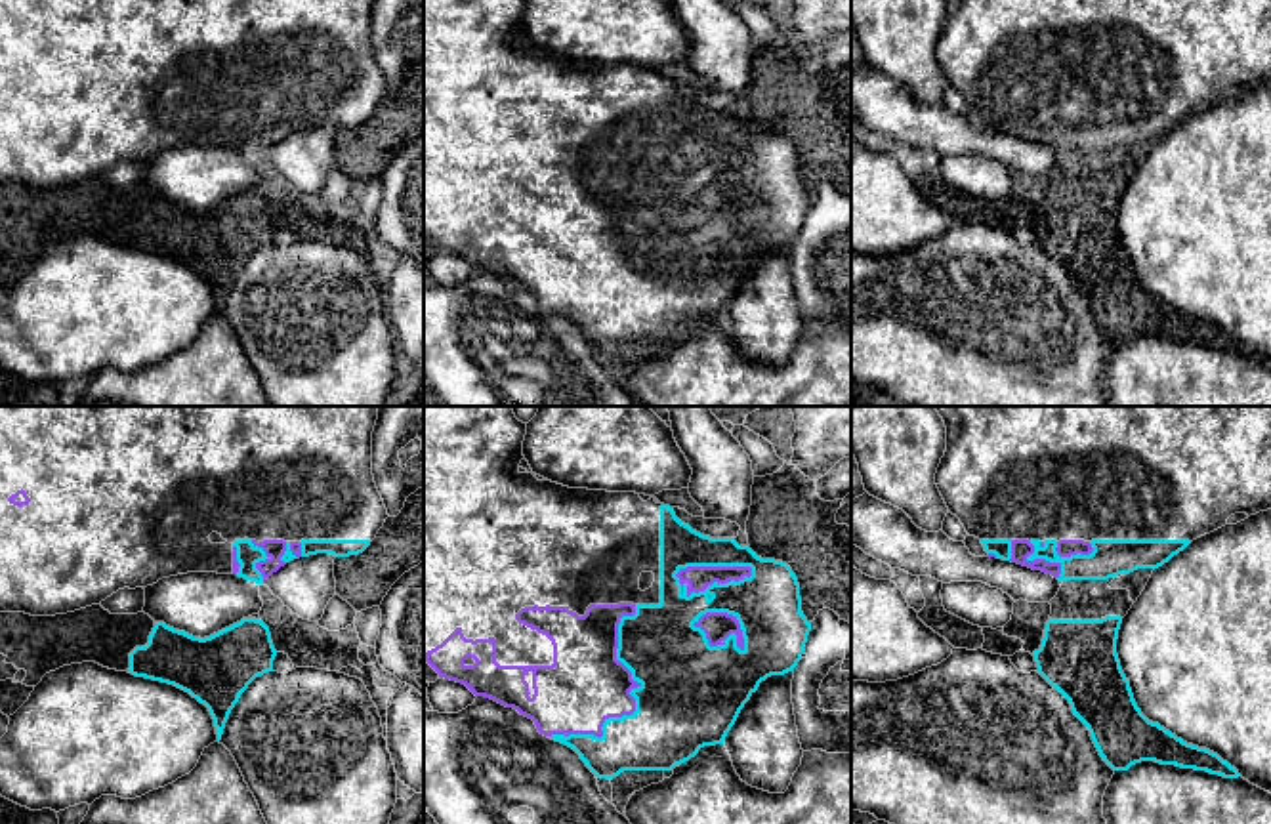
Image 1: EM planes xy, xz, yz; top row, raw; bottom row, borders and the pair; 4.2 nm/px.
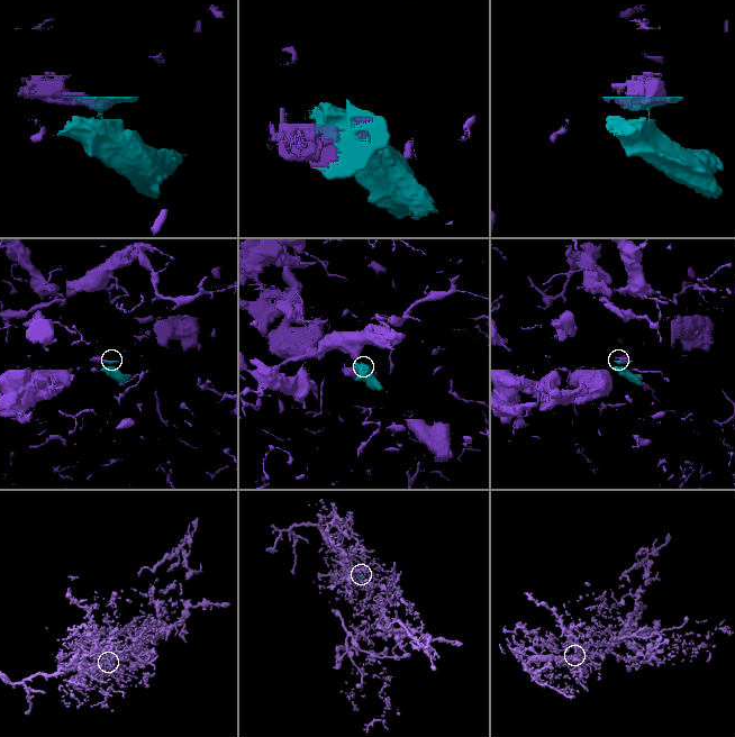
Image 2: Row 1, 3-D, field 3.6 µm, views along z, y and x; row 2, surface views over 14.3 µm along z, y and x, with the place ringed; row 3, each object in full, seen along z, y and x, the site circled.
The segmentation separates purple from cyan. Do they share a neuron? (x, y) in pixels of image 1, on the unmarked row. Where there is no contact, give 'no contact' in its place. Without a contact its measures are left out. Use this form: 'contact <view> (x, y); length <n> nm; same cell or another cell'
contact xz (634, 273); length 650 nm; another cell

